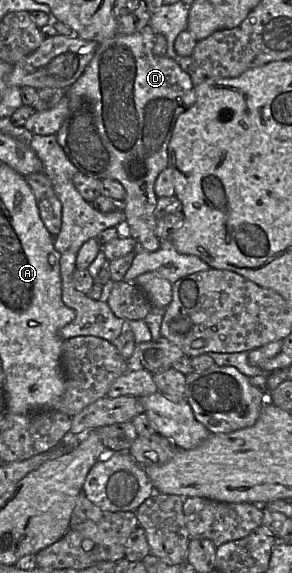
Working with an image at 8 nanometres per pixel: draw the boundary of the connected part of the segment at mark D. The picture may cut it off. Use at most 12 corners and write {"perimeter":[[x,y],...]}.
{"perimeter":[[147,25],[99,43],[55,134],[115,179],[138,250],[190,75]]}

